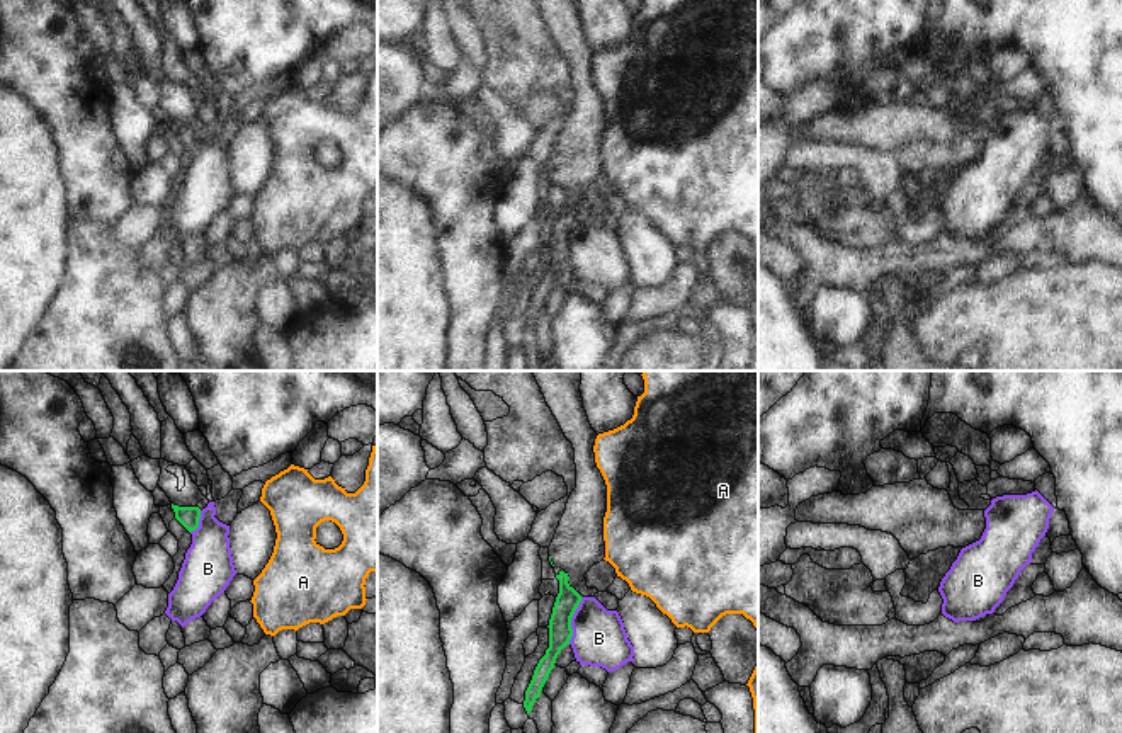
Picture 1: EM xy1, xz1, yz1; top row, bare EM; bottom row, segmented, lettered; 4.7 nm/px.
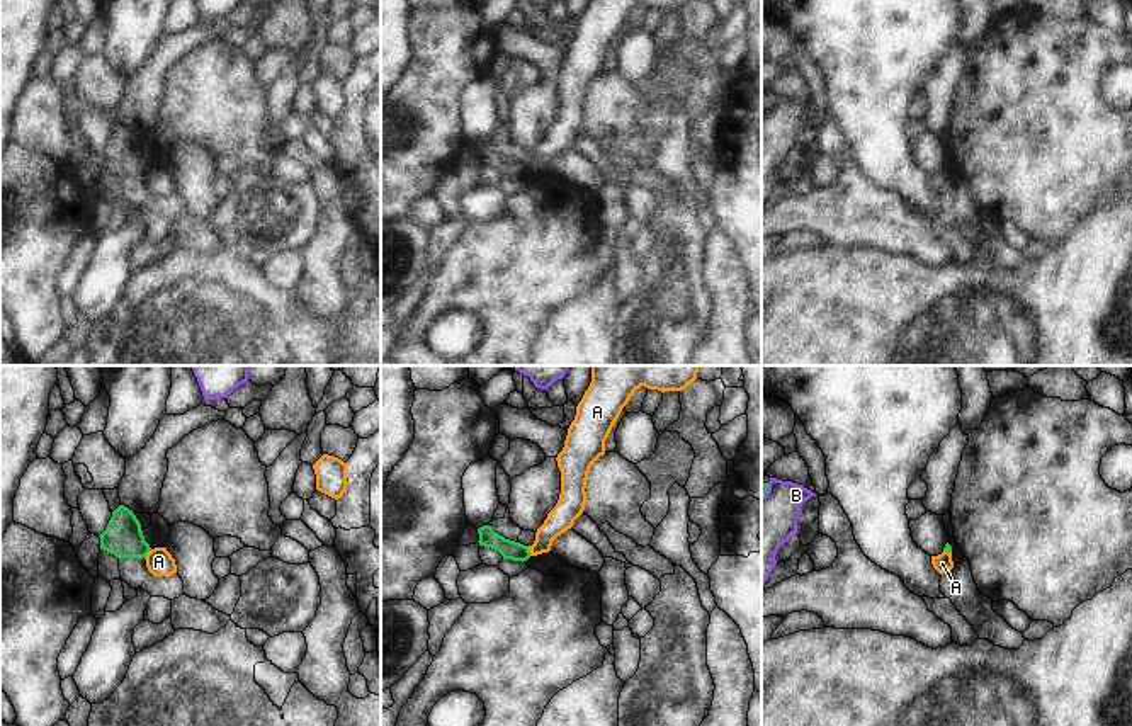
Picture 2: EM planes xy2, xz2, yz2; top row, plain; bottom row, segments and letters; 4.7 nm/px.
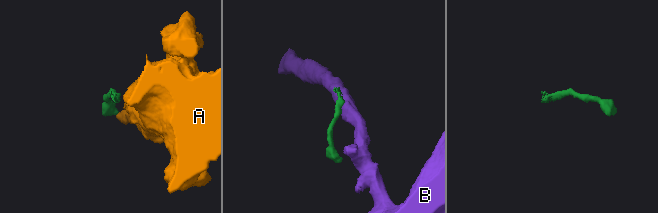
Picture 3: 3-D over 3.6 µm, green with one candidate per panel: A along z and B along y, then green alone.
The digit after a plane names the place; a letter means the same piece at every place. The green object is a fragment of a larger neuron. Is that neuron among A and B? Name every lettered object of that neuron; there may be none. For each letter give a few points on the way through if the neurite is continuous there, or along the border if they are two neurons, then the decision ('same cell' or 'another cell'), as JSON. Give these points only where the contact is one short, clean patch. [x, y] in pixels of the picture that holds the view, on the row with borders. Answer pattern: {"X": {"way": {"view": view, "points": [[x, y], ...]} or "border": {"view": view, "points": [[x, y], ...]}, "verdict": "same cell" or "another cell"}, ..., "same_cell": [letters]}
{"A": {"border": {"view": "xz2", "points": [[527, 546], [531, 555]]}, "verdict": "another cell"}, "B": {"border": {"view": "xz1", "points": [[583, 597], [572, 618], [572, 638], [568, 643]]}, "verdict": "another cell"}, "same_cell": []}

